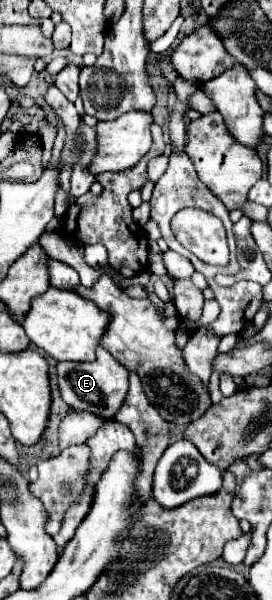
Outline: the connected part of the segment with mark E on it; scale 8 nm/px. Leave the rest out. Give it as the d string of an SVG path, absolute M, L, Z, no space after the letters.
M97 347L95 361L57 361L57 385L61 391L63 401L69 407L75 407L79 411L89 411L101 417L115 417L117 407L121 407L121 399L125 399L127 391L127 369L109 355L103 347Z

